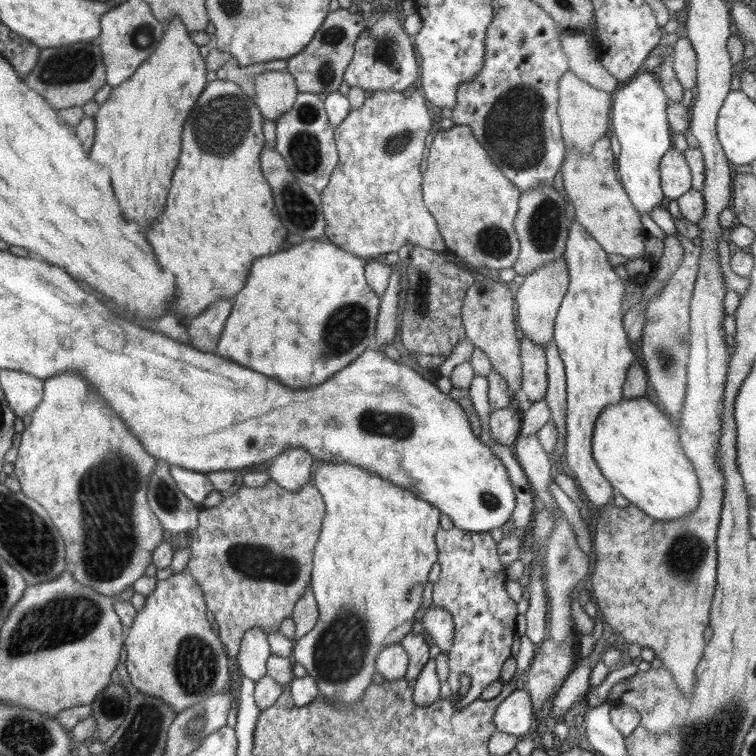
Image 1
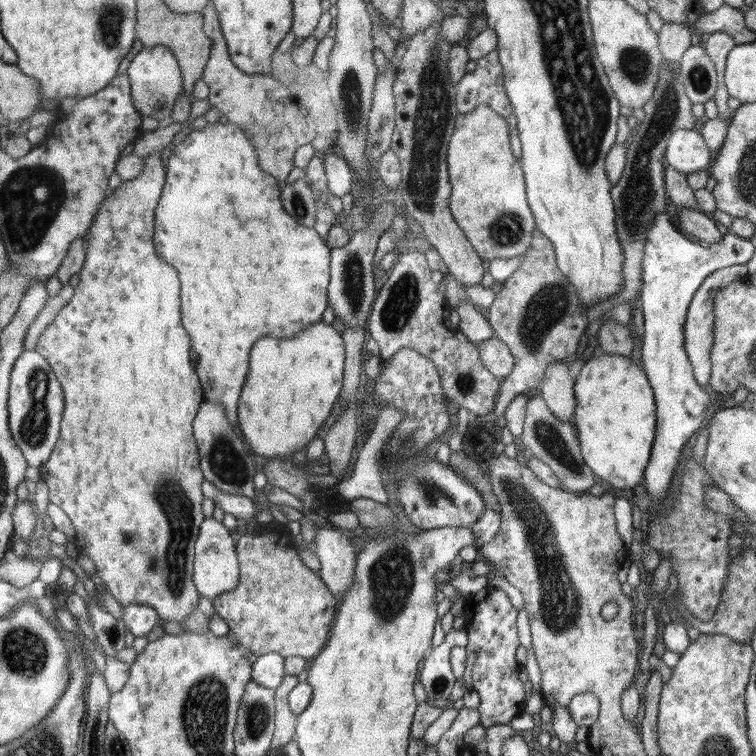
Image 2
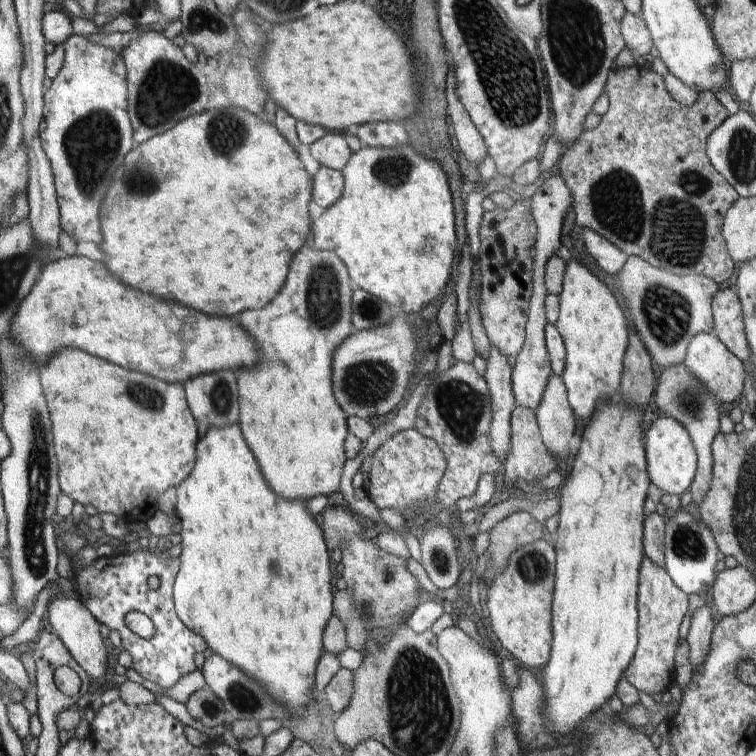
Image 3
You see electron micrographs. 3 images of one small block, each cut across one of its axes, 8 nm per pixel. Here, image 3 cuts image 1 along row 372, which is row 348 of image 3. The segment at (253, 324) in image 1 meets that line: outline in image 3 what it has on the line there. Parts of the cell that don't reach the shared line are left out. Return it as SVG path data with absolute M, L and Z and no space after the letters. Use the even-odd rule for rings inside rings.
M310 234L300 254L296 254L292 260L290 274L280 294L266 308L252 314L248 310L238 316L242 326L256 338L256 342L260 342L262 350L262 362L256 370L236 373L239 425L262 476L268 480L268 486L286 500L309 500L318 494L332 496L340 490L340 477L347 460L344 443L349 433L346 422L348 416L336 402L331 376L334 348L357 331L350 322L352 286L346 265L336 253L318 252L312 248L312 242L313 236Z

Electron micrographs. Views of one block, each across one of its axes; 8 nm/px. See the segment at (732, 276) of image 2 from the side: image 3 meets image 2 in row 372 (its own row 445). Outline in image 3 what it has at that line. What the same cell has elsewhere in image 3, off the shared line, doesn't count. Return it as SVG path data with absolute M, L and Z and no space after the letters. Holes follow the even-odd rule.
M684 362L665 368L658 383L656 405L660 409L660 414L682 424L694 446L697 455L697 470L689 491L692 494L694 504L700 504L704 500L706 492L710 490L710 484L713 480L711 445L714 438L720 433L720 417L724 413L722 411L723 405L714 394L710 394L702 386L702 382L698 382L696 376L690 374L690 370L686 368Z

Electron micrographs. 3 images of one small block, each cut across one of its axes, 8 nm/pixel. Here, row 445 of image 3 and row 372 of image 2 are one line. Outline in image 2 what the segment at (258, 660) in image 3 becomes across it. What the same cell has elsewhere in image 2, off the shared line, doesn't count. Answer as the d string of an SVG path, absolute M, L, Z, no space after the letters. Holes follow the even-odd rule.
M220 121L214 124L207 123L202 129L191 131L180 144L171 150L166 170L166 184L162 188L155 210L154 247L156 247L156 253L160 255L160 259L164 259L166 263L172 264L178 270L178 276L182 282L182 292L180 292L180 296L182 296L181 322L190 335L191 347L200 359L200 363L195 369L204 399L220 401L226 409L226 417L232 424L236 425L239 422L237 406L244 381L246 381L246 374L248 374L248 356L252 344L260 336L292 337L302 328L320 322L323 318L322 314L327 308L327 289L330 286L331 249L313 228L300 224L284 210L280 198L282 183L260 168L256 149L240 130L240 127L230 121L225 124Z

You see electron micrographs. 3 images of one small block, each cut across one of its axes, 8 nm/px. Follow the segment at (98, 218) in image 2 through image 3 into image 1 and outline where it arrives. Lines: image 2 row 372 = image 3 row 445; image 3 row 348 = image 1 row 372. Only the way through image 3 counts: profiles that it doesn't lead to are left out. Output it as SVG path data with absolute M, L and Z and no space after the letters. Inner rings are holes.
M64 371L59 375L49 376L44 379L43 399L36 407L36 410L33 410L31 416L30 426L21 433L19 453L14 463L14 472L20 482L21 491L26 496L32 497L50 514L52 522L56 524L56 528L64 538L66 544L66 571L71 572L80 584L93 588L104 596L113 597L120 594L128 586L132 586L140 576L144 576L146 568L151 564L154 550L164 540L162 523L152 512L147 499L149 480L159 460L146 452L144 445L140 444L140 441L128 432L126 424L122 424L120 416L109 407L109 404L80 373Z

